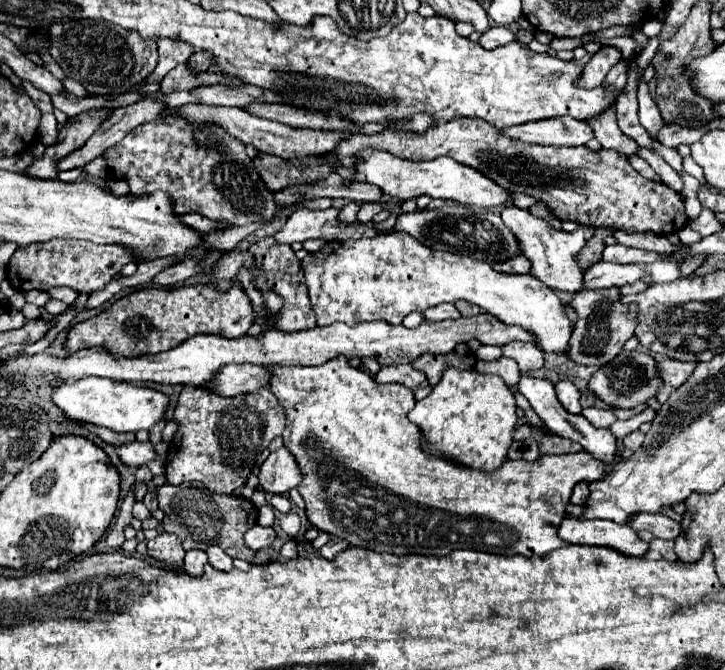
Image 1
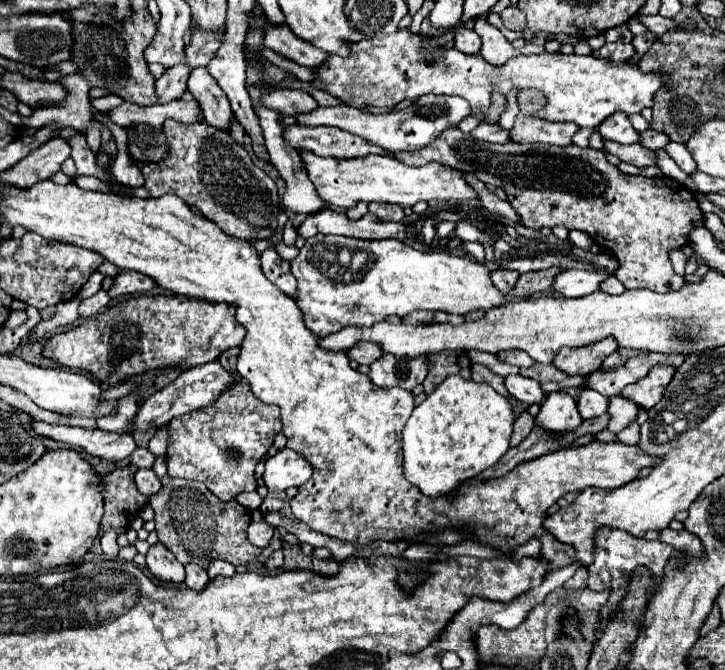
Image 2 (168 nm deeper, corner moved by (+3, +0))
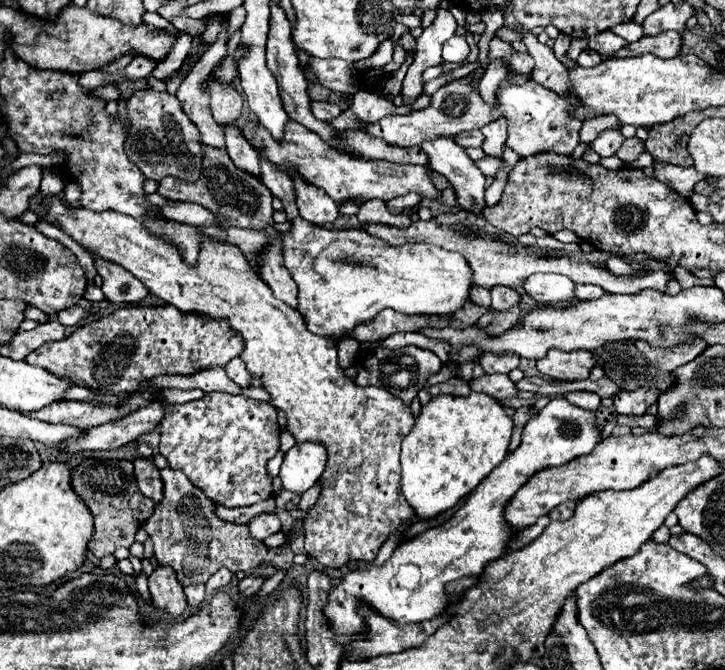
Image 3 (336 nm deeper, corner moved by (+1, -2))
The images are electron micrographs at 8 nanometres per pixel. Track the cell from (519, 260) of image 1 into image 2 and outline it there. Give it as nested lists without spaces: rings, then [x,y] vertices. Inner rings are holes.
[[[495,270],[495,272],[491,272],[491,278],[493,278],[493,284],[497,286],[497,290],[507,294],[515,286],[519,274],[515,274],[513,270]]]

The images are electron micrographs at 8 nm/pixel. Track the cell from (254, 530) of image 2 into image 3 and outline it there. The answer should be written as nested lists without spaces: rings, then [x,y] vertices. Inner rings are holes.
[[[261,514],[249,522],[249,532],[257,540],[265,540],[279,530],[281,530],[281,524],[279,524],[277,514]]]

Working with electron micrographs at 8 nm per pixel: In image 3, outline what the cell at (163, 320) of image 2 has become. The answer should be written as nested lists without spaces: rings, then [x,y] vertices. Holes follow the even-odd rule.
[[[171,304],[125,306],[109,316],[77,328],[69,338],[47,342],[25,360],[55,376],[67,376],[73,384],[119,394],[137,392],[141,380],[161,374],[195,374],[205,368],[225,366],[243,350],[243,338],[225,320],[181,312]]]

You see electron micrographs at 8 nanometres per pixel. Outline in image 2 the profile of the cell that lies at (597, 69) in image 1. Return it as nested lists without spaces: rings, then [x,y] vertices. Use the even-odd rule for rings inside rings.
[[[625,42],[605,44],[603,48],[599,48],[599,50],[593,52],[593,56],[597,56],[597,58],[607,58],[607,60],[611,60],[611,62],[615,62],[615,64],[619,64],[619,62],[623,62],[623,60],[629,60],[633,54],[635,54],[635,46],[625,44]]]

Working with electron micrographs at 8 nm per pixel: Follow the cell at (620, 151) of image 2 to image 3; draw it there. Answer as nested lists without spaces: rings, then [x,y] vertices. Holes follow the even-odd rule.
[[[653,164],[655,170],[655,178],[671,188],[675,188],[681,196],[691,198],[693,194],[693,186],[701,180],[705,180],[705,176],[701,176],[693,166],[691,168],[683,168],[677,164]]]

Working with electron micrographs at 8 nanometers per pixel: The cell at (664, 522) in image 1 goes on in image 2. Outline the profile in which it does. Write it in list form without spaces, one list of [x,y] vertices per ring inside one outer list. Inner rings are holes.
[[[665,528],[665,530],[661,530],[661,538],[659,540],[669,544],[669,546],[673,546],[675,550],[691,554],[693,558],[701,558],[703,556],[703,544],[699,542],[699,538],[695,538],[695,534],[687,532],[685,528],[679,530],[679,532],[675,532],[671,528]]]

